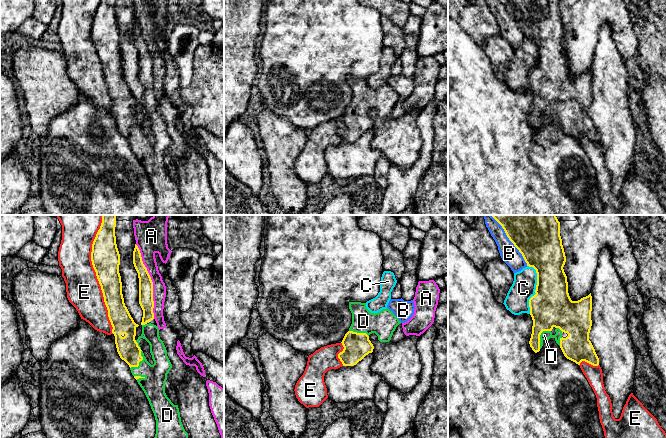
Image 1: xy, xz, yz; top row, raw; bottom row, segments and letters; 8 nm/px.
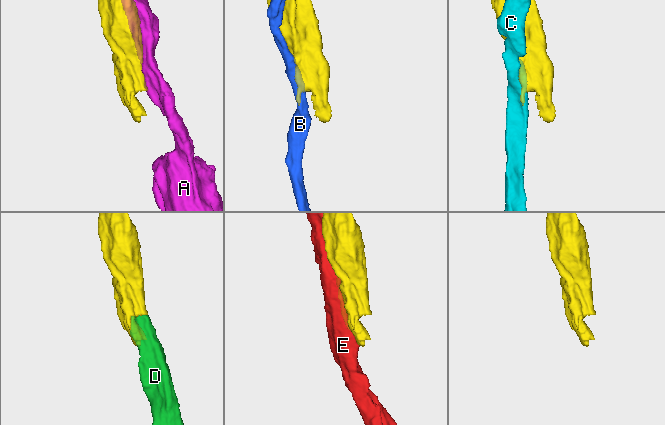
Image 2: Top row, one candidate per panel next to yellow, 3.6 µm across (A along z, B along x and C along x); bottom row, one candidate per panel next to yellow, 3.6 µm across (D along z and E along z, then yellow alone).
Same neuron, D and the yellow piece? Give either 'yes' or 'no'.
yes

